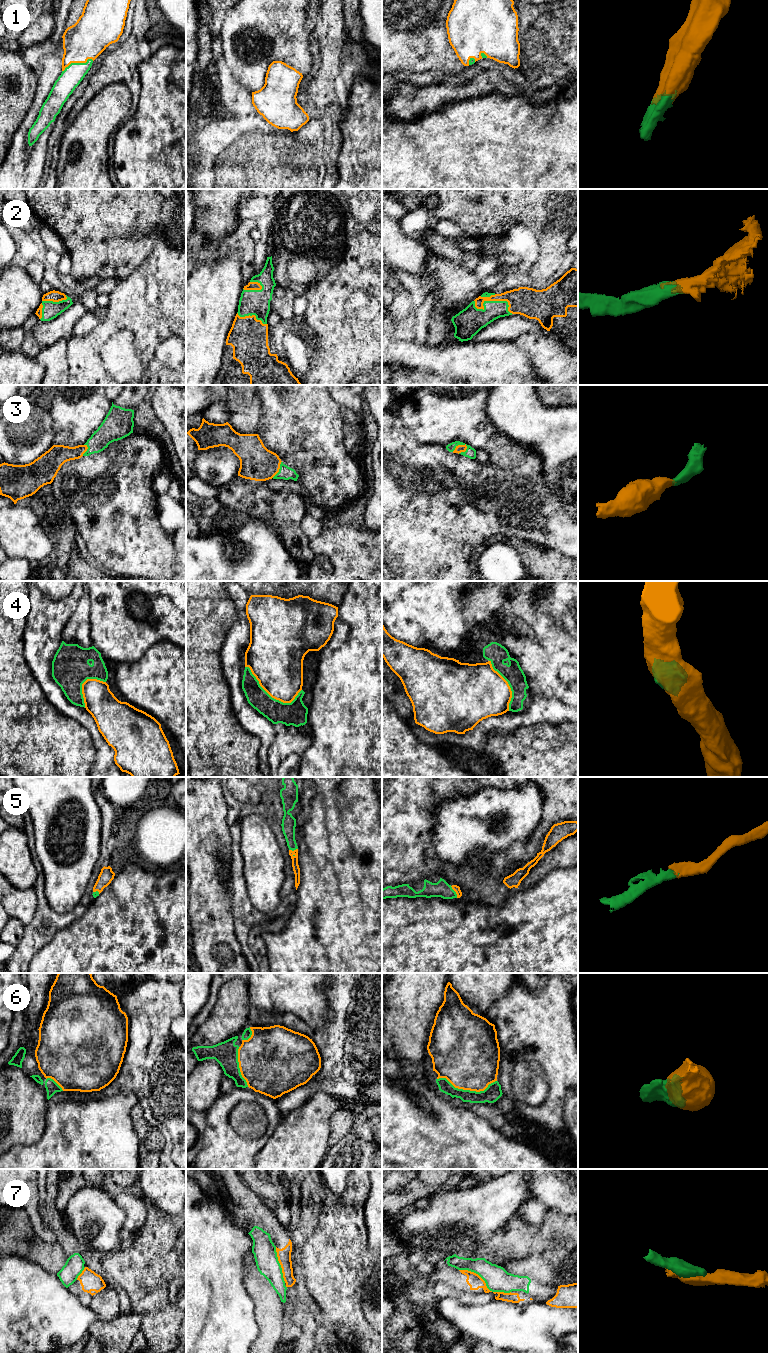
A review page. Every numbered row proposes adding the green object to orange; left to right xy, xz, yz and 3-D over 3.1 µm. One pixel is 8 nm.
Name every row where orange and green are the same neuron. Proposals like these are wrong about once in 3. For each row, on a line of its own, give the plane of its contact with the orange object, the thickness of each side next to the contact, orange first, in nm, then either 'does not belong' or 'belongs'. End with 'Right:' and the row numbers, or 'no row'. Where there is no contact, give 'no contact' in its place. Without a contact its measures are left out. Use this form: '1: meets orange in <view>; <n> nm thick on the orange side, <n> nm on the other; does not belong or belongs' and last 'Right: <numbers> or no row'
1: meets orange in xy; 320 nm thick on the orange side, 170 nm on the other; belongs
2: meets orange in yz; 220 nm thick on the orange side, 220 nm on the other; belongs
3: meets orange in yz; 60 nm thick on the orange side, 70 nm on the other; belongs
4: meets orange in xz; 400 nm thick on the orange side, 190 nm on the other; does not belong
5: meets orange in yz; 50 nm thick on the orange side, 130 nm on the other; belongs
6: meets orange in yz; 480 nm thick on the orange side, 140 nm on the other; belongs
7: meets orange in yz; 120 nm thick on the orange side, 200 nm on the other; does not belong
Right: 1, 2, 3, 5, 6

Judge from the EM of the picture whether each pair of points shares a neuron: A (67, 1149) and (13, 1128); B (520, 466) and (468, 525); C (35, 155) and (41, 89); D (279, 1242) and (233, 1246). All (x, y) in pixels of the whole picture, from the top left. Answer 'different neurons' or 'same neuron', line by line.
A: different neurons
B: different neurons
C: same neuron
D: different neurons

